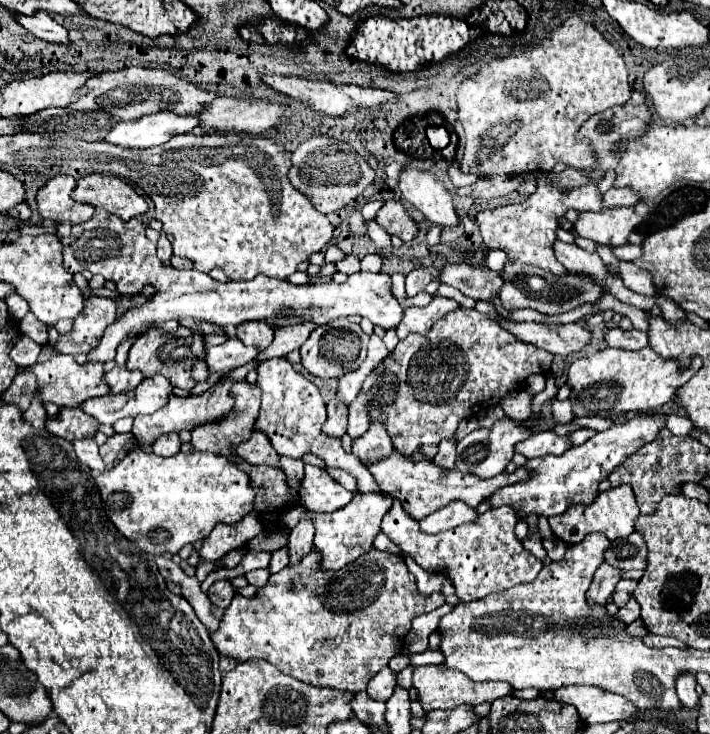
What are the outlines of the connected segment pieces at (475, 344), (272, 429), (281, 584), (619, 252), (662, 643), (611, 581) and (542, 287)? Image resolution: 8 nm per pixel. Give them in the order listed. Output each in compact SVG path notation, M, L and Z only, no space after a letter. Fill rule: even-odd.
M455 309L433 323L431 331L423 335L409 335L407 339L399 341L393 355L389 355L367 379L363 385L363 393L369 397L369 419L371 421L383 421L387 427L387 433L391 435L393 443L397 445L397 451L403 455L411 455L415 451L425 453L429 459L437 455L437 445L441 439L453 437L459 415L461 419L473 417L483 409L499 405L503 395L509 391L515 391L515 387L521 387L527 377L535 373L547 375L551 371L553 355L531 347L527 343L519 343L511 333L501 329L495 321L491 321L487 315L477 313L475 309Z
M285 357L263 361L257 371L259 371L257 383L263 391L263 397L261 397L261 411L253 431L263 431L279 455L297 459L297 457L303 457L305 453L313 453L321 457L329 467L339 467L351 473L357 479L361 493L379 491L367 467L359 463L359 459L355 459L353 453L343 451L341 439L323 435L321 427L323 427L323 421L327 419L327 411L325 411L325 403L319 389L311 381L307 381L301 373L297 373Z
M313 549L295 563L295 567L273 573L269 583L257 589L255 597L243 599L241 595L235 595L229 609L225 609L219 631L211 633L211 639L217 651L225 657L237 661L259 657L275 665L281 673L303 683L357 693L365 691L369 679L387 667L391 657L398 655L407 633L411 631L411 621L441 605L445 605L443 595L419 595L415 575L409 573L401 555L371 549L367 555L359 557L359 561L339 571L323 571L319 567L319 551Z
M627 244L625 247L613 247L615 257L625 261L635 261L642 255L642 247L634 244Z
M648 633L642 638L643 643L648 647L653 647L657 649L662 649L665 647L677 647L680 649L686 649L688 646L683 642L675 639L674 637L664 637L655 635L653 633Z
M601 563L595 571L595 577L593 577L593 583L587 591L587 599L591 603L601 603L605 605L607 603L607 597L615 591L615 585L619 583L619 579L623 577L623 571L621 569L615 569L611 567L609 563Z
M517 263L517 269L503 269L499 275L503 277L503 287L499 291L499 297L507 309L531 307L543 315L559 315L577 309L585 303L595 305L601 299L601 295L607 293L603 291L603 287L599 287L599 283L591 283L591 279L583 279L583 275L567 273L567 279L559 281L555 275L545 273L543 269L537 267L527 267L525 263ZM569 291L579 291L579 293L569 293Z

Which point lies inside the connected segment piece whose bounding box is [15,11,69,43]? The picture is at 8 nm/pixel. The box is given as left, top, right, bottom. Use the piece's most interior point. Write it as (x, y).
(42, 25)

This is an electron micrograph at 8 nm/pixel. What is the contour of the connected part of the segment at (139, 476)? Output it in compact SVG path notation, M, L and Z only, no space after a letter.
M133 449L127 457L123 457L119 463L115 463L111 469L103 471L99 477L97 477L97 485L99 485L99 493L101 493L101 499L103 499L103 509L107 511L107 515L111 517L113 525L127 537L131 539L133 543L139 543L139 549L145 551L145 553L151 553L151 555L161 555L161 553L171 553L175 555L183 545L187 543L195 543L199 539L205 539L213 527L217 523L237 523L241 521L245 515L253 513L253 501L255 501L255 489L251 487L251 479L245 471L241 471L229 457L225 455L217 455L217 453L209 453L209 451L189 451L189 453L177 453L173 457L155 457L151 451L143 451L143 449Z

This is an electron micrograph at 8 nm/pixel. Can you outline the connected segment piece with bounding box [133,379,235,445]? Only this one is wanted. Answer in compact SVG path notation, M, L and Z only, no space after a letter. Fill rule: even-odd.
M233 379L221 383L221 385L215 385L211 387L209 391L201 393L201 395L189 395L189 397L171 397L167 401L167 405L151 415L139 415L135 417L135 423L133 423L133 435L137 435L137 439L143 443L143 445L151 445L157 437L161 437L163 433L171 433L171 431L183 431L183 429L195 429L195 425L203 423L203 421L209 421L209 419L215 419L219 415L223 415L225 411L231 411L233 407L233 399L231 399L231 387L233 387Z

